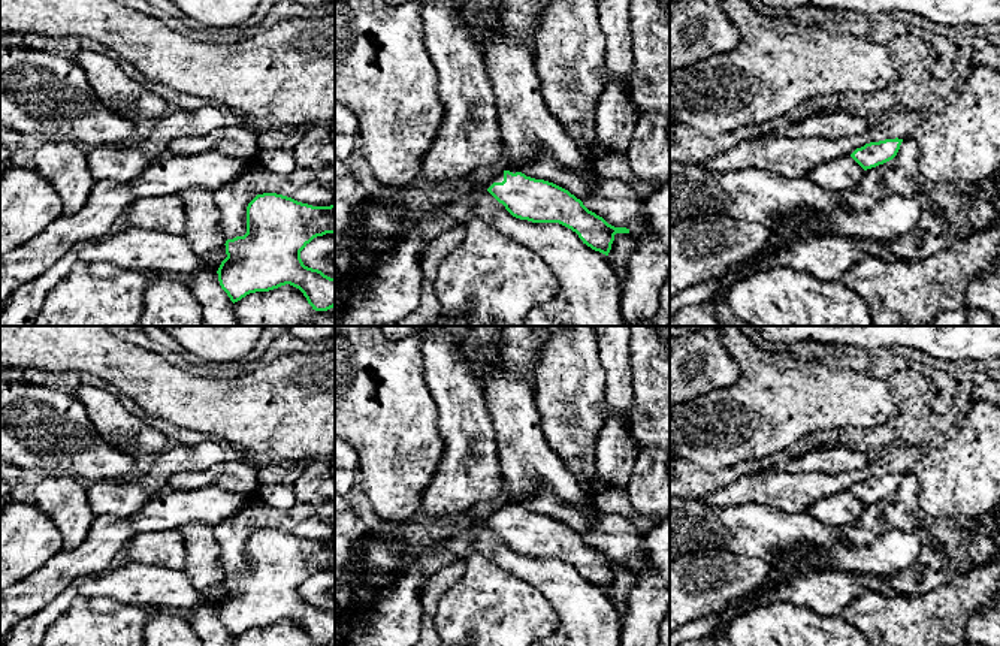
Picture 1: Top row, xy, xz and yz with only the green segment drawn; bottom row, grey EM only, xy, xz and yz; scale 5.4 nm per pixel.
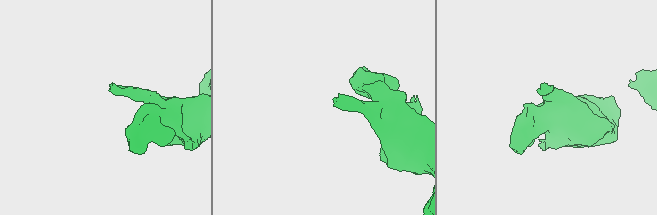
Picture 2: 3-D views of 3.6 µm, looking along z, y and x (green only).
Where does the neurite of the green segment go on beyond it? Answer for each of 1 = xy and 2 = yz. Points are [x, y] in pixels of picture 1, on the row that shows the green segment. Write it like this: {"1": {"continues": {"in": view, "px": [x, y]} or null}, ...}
{"1": {"continues": null}, "2": {"continues": null}}

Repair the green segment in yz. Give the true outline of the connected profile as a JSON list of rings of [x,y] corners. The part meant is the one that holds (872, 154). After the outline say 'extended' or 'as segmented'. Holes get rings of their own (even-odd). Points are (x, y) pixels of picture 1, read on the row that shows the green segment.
[[[885,139],[879,142],[865,144],[857,148],[851,157],[864,169],[871,169],[892,160],[901,145],[903,139]]] | as segmented

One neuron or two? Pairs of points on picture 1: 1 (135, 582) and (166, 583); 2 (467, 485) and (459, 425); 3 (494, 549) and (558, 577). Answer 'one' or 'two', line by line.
1: one
2: one
3: one

